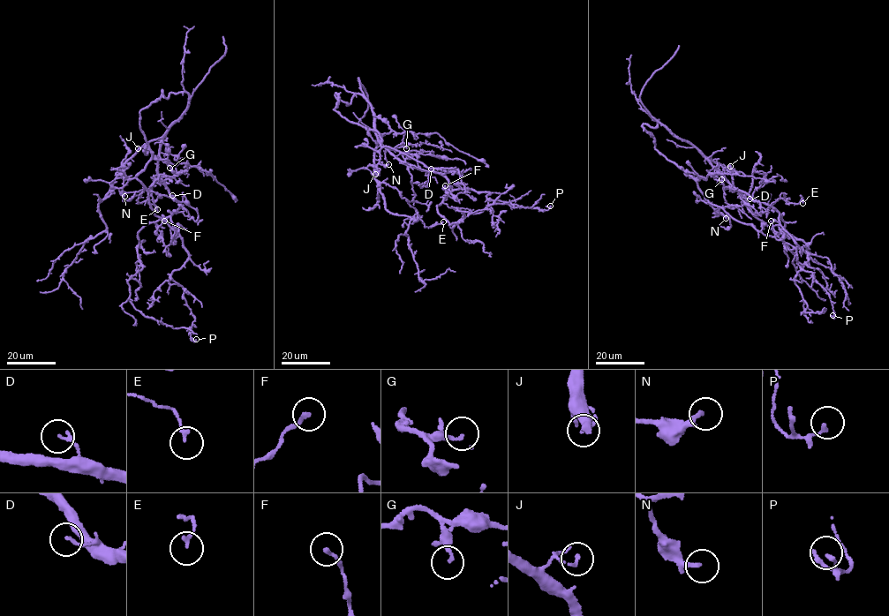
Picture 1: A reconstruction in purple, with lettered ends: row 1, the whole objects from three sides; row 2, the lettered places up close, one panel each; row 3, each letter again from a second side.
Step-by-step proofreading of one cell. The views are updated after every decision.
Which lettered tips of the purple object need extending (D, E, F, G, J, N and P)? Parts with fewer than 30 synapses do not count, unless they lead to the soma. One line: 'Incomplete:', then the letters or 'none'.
Incomplete: none

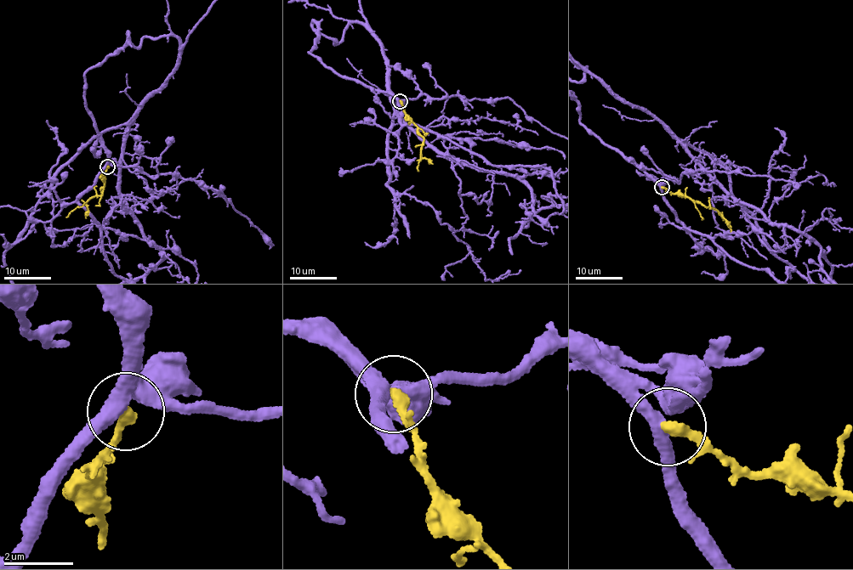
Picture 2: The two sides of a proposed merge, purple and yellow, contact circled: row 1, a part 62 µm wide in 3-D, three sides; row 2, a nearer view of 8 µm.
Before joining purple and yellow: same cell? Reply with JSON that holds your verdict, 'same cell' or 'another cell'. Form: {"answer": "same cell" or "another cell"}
{"answer": "another cell"}

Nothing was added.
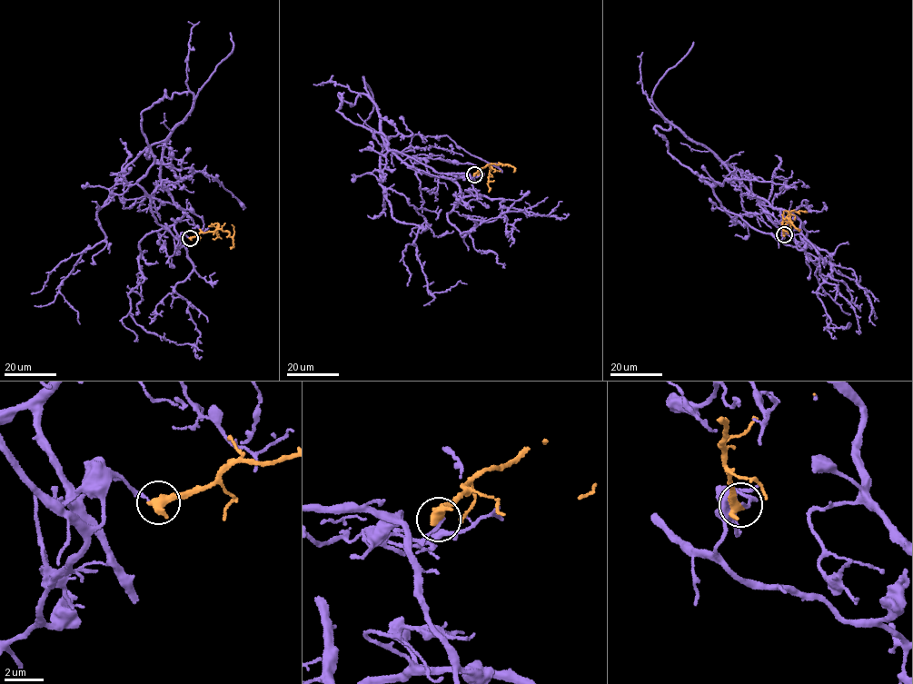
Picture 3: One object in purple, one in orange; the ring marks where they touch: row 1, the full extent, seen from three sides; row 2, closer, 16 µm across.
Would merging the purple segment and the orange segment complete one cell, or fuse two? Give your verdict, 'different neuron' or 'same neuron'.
different neuron

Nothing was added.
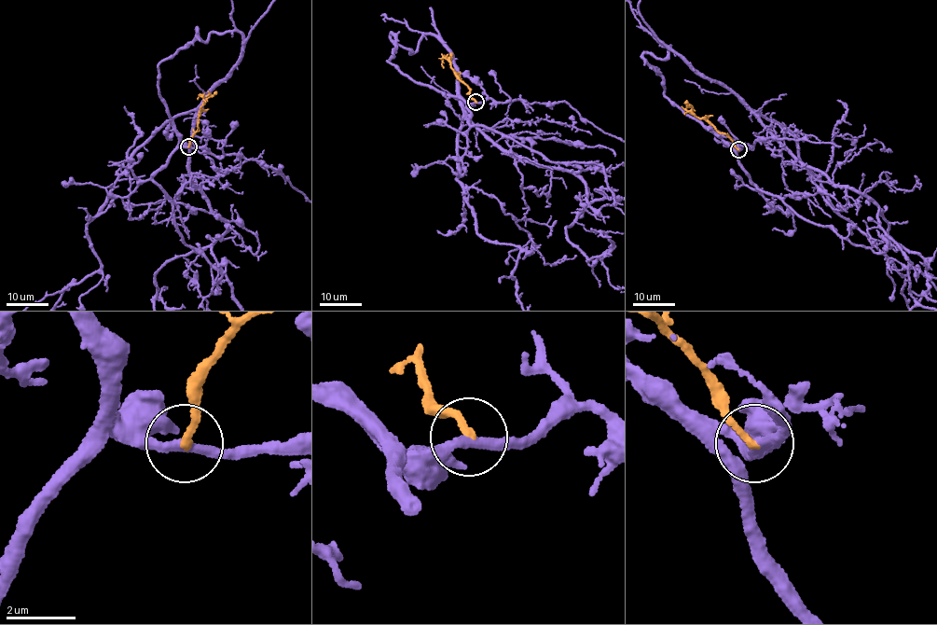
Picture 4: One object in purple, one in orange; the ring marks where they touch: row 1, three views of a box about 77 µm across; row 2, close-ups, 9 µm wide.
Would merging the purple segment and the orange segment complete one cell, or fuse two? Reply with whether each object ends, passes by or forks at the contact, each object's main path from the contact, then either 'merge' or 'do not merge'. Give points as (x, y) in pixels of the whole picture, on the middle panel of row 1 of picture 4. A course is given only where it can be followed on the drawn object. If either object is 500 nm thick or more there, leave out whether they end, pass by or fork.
purple passes by; orange ends; course purple (475, 102), (388, 62), (390, 34), (451, 56), (457, 178), (479, 234), (520, 250); course orange (475, 102), (469, 89), (453, 72), (450, 62), (442, 58), (444, 68); do not merge

